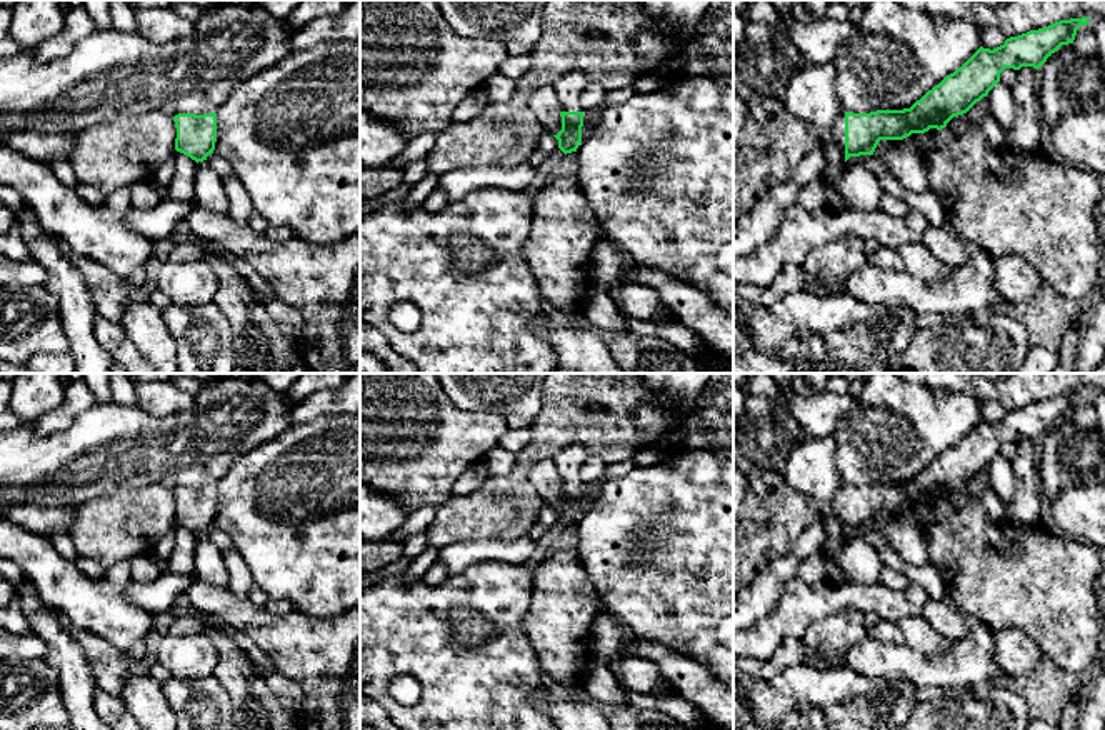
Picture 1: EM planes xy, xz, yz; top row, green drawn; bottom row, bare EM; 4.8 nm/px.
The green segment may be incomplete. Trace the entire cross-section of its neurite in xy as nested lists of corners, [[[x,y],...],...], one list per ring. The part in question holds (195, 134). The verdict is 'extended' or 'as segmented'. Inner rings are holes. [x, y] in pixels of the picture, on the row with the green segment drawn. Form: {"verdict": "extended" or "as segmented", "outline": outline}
{"verdict": "as segmented", "outline": [[[178,113],[173,117],[177,138],[175,150],[203,162],[215,150],[217,142],[217,113]]]}

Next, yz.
{"verdict": "extended", "outline": [[[1087,17],[1060,20],[1048,27],[1010,37],[993,50],[980,47],[960,68],[947,75],[910,108],[870,113],[840,110],[832,125],[830,140],[847,162],[850,157],[873,155],[880,140],[903,140],[912,133],[925,133],[930,128],[942,130],[953,117],[967,113],[977,102],[987,97],[1000,82],[1000,73],[1005,68],[1020,70],[1022,67],[1033,67],[1038,70],[1062,45],[1073,43],[1077,30],[1082,25],[1088,25],[1088,22],[1090,18]]]}

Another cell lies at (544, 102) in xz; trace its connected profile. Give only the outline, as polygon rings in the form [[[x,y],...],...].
[[[553,85],[533,92],[530,108],[548,133],[557,135],[562,130],[560,100]]]

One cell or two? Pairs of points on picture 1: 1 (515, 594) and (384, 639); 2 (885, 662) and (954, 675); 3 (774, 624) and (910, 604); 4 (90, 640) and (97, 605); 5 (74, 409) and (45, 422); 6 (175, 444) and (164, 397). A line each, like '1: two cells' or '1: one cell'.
1: one cell
2: one cell
3: one cell
4: two cells
5: one cell
6: two cells

